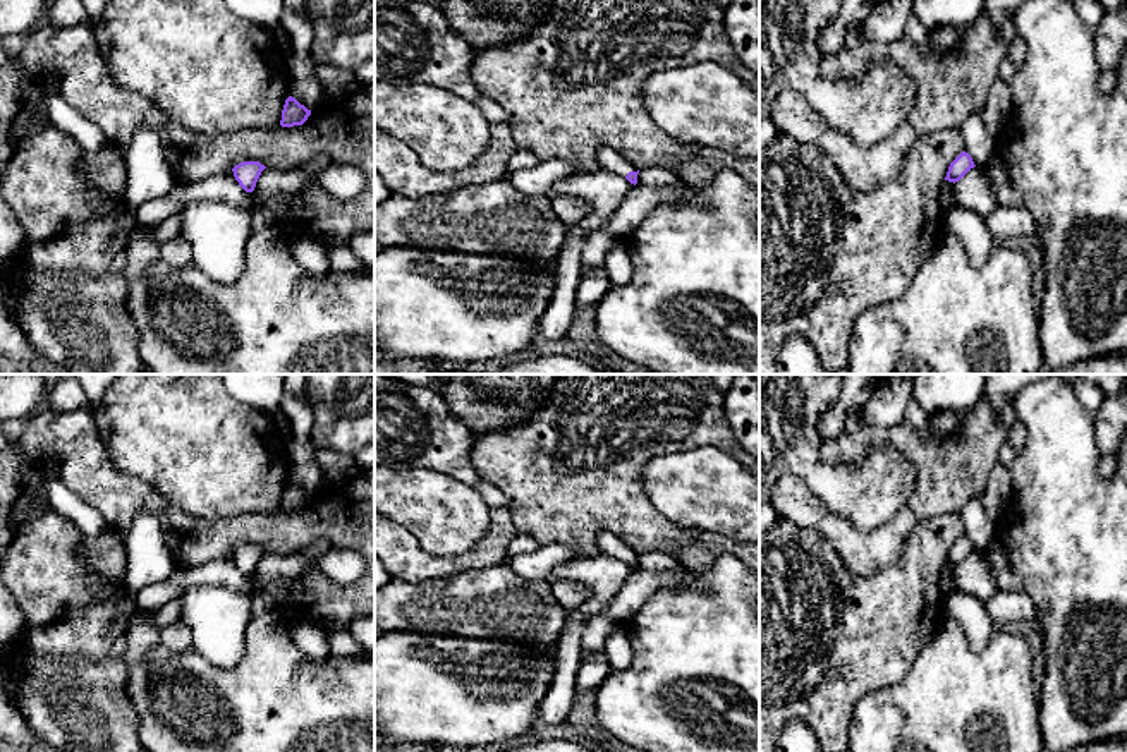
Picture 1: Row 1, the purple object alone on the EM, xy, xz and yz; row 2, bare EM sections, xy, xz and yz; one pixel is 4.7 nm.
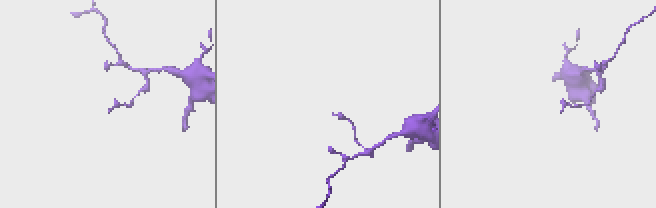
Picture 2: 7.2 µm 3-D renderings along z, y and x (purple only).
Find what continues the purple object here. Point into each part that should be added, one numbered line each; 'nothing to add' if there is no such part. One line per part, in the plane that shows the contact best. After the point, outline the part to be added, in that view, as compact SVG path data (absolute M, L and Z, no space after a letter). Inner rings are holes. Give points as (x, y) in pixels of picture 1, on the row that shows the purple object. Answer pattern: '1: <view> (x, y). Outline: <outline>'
1: xz (610, 160). Outline: M600 146L598 149L600 168L612 172L620 177L627 177L629 172L637 172L637 168L620 156L615 149L608 146Z

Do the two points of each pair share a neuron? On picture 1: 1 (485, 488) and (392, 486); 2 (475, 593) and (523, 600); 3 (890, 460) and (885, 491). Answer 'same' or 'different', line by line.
1: different
2: same
3: same

